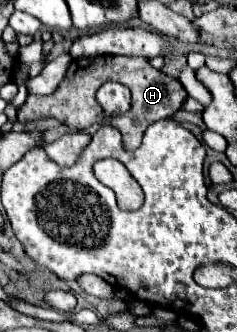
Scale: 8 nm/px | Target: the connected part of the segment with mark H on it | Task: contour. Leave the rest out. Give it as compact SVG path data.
M118 55L80 57L80 59L72 59L62 83L58 85L58 89L54 93L28 95L26 103L18 111L18 119L30 121L30 119L44 119L44 117L52 115L60 123L64 123L66 127L76 129L76 131L88 129L94 123L104 123L104 113L98 113L98 101L94 95L96 95L98 87L104 85L106 81L122 83L132 91L132 113L110 119L112 125L118 125L118 129L122 129L126 149L136 149L142 141L142 133L144 133L146 125L174 115L186 99L186 89L180 85L178 79L162 75L162 71L154 69L142 57L118 57Z

